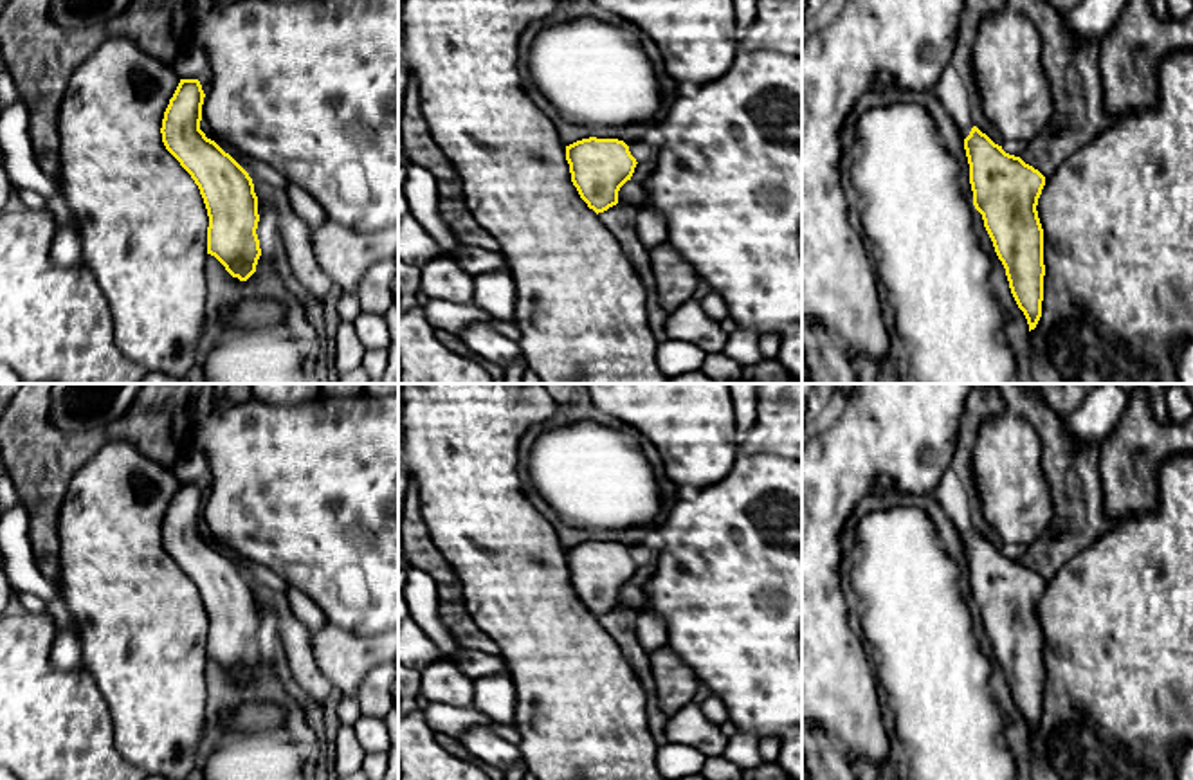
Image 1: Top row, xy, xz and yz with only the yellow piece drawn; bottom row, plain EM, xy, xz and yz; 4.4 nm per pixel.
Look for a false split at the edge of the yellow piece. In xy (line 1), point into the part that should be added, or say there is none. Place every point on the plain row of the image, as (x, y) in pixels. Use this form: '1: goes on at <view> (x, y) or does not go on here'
1: does not go on here

